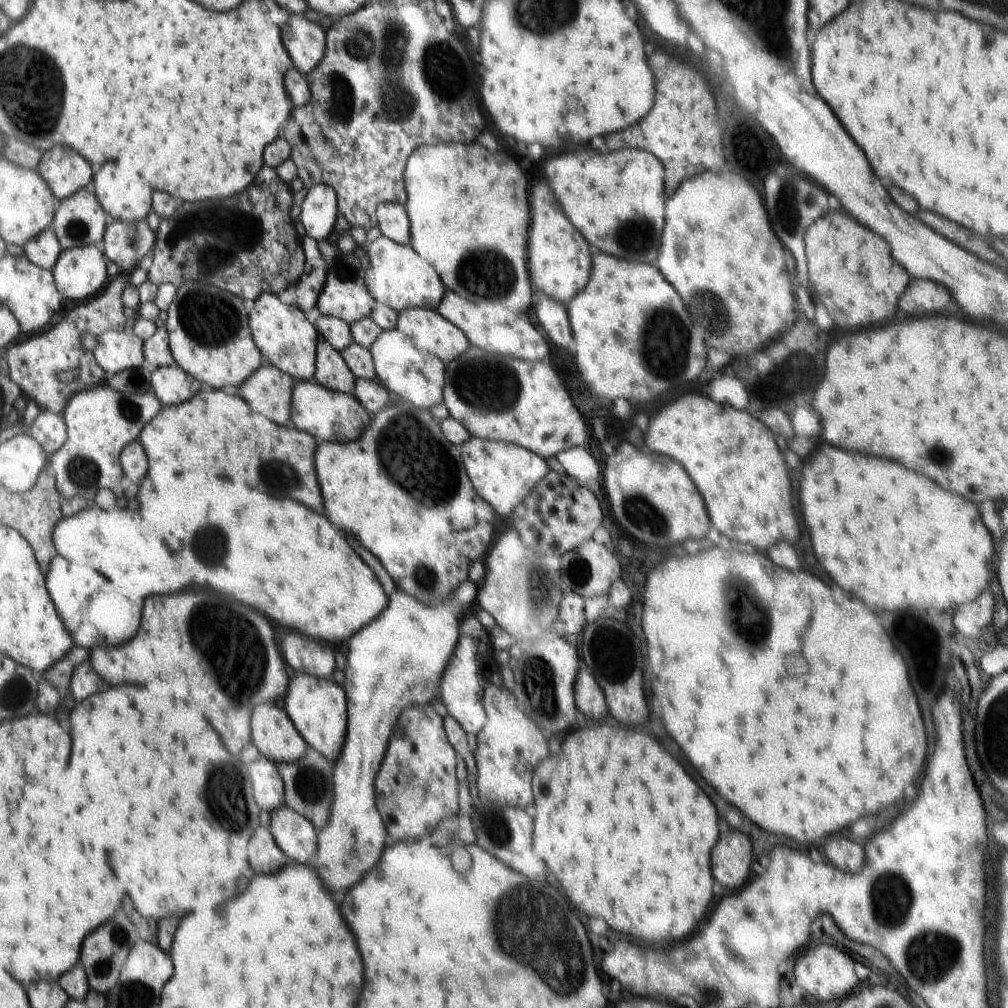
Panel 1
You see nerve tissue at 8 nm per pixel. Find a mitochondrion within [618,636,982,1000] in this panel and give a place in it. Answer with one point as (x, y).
(927, 957)

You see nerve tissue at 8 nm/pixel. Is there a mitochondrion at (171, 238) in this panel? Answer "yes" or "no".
yes

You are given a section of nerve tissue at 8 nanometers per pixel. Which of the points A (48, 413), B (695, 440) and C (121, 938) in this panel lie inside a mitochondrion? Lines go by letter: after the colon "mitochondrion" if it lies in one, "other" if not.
A: other
B: other
C: mitochondrion

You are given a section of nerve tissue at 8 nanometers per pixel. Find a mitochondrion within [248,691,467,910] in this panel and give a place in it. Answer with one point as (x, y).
(310, 786)

